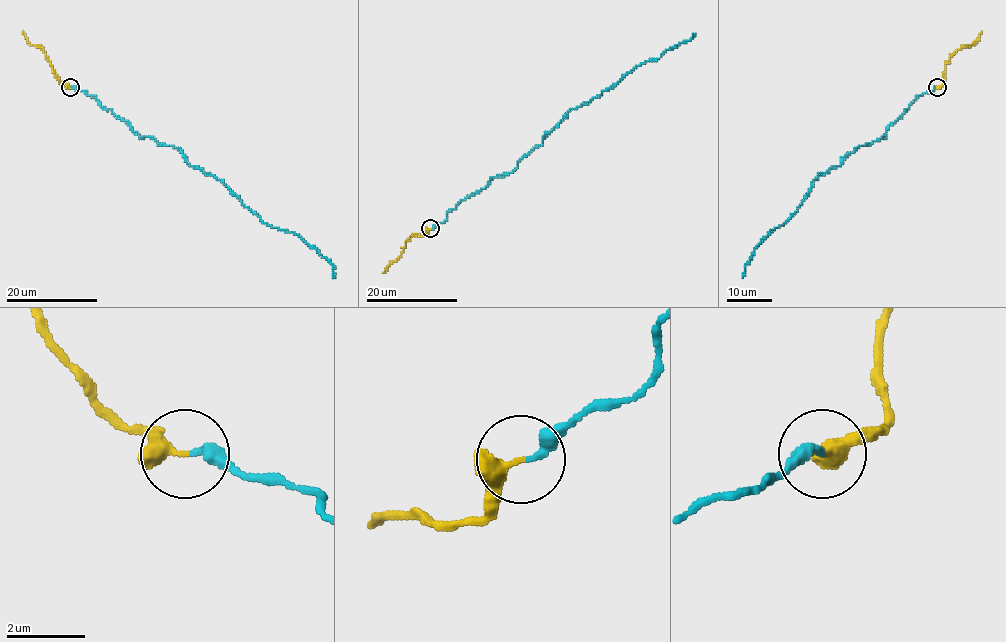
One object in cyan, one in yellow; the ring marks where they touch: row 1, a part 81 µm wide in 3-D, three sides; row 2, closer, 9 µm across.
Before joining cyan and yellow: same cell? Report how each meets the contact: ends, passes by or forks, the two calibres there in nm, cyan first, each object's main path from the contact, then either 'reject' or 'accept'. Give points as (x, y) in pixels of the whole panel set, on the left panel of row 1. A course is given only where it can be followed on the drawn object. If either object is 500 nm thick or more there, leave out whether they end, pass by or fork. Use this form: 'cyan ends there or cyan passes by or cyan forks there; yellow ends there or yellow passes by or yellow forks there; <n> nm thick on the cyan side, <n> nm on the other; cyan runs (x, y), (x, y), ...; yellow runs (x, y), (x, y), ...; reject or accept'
cyan ends there; yellow ends there; 280 nm thick on the cyan side, 380 nm on the other; cyan runs (71, 88), (94, 96), (139, 136), (179, 149), (263, 222), (313, 246), (333, 265), (334, 277); yellow runs (70, 88), (54, 73), (43, 49), (27, 40), (22, 31); reject

